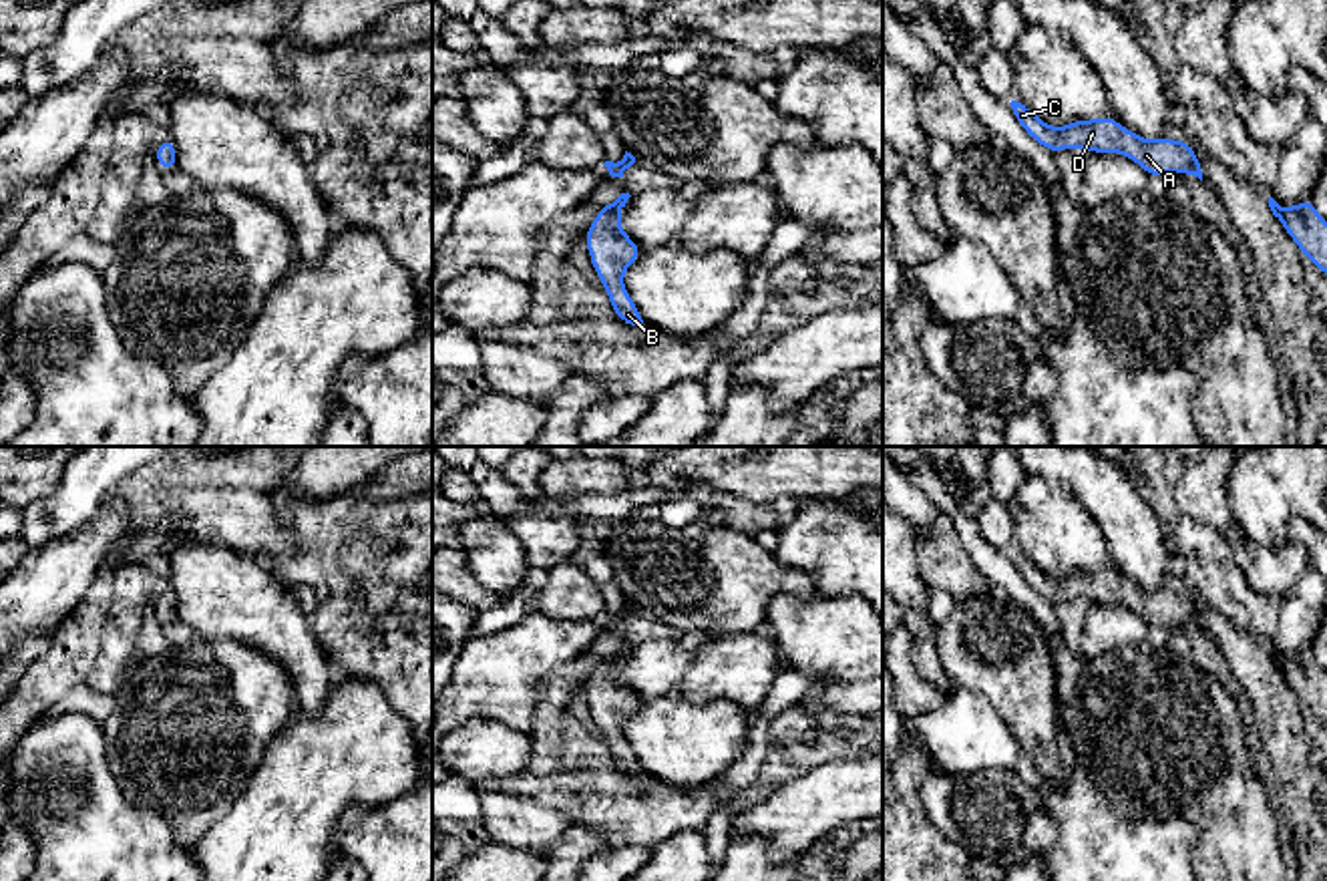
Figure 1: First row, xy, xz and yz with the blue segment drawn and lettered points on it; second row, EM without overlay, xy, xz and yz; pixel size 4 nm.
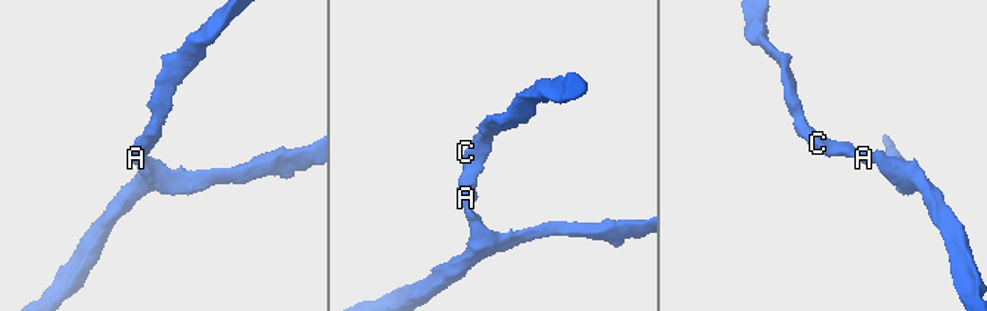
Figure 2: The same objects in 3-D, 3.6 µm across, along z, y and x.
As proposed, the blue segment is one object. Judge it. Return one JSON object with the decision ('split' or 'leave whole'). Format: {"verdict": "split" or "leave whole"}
{"verdict": "leave whole"}

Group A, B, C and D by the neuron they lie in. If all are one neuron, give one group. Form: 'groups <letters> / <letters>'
groups A B C D

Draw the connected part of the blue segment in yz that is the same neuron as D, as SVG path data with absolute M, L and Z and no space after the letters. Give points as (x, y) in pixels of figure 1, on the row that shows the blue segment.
M1011 101L1013 115L1023 131L1048 151L1084 147L1090 153L1120 153L1138 163L1148 175L1162 177L1178 171L1202 181L1196 153L1186 139L1142 139L1124 129L1114 117L1074 121L1066 127L1048 127L1029 107Z

